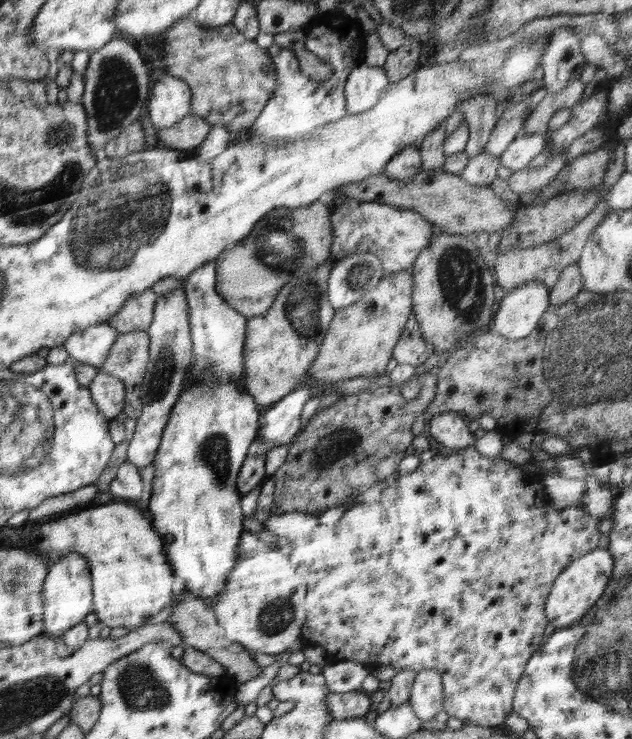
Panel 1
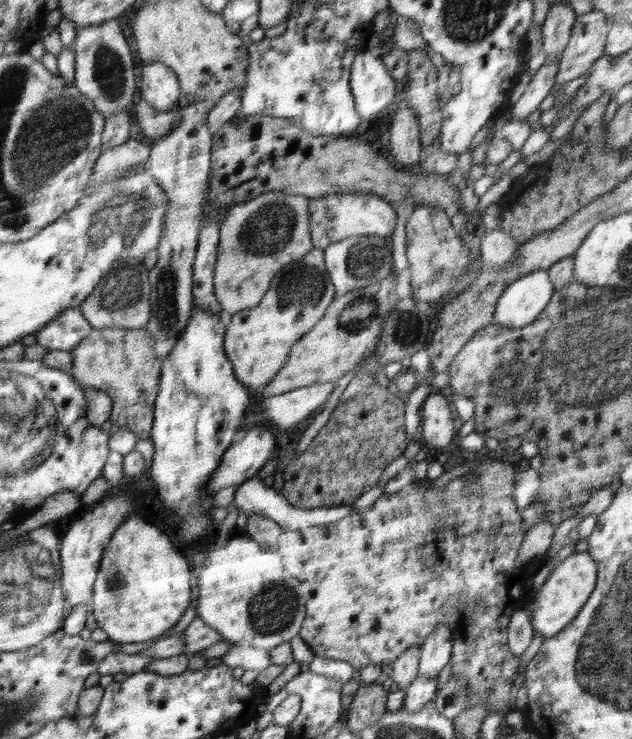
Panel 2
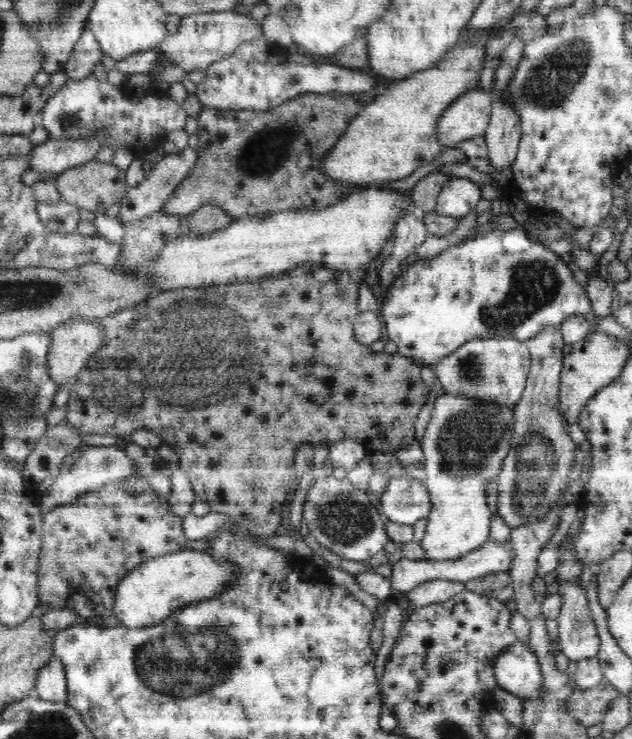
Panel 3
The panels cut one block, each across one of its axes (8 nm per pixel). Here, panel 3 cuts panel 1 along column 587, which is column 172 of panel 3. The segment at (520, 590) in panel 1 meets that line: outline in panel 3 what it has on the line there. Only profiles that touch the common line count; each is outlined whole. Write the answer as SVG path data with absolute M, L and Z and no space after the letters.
M85 492L74 503L54 508L43 516L43 541L38 561L38 602L51 608L70 608L80 618L95 618L114 614L114 600L119 583L138 566L156 556L166 556L186 549L188 538L182 527L183 518L173 514L168 506L134 504L128 508L112 508L100 504L104 492Z

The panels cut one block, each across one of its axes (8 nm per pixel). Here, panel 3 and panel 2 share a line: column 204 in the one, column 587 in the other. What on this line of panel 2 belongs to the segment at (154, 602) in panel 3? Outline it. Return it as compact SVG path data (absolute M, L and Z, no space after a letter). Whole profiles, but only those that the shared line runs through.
M588 551L573 552L565 560L559 562L544 585L535 592L536 595L530 607L533 630L541 634L544 639L558 634L574 620L574 617L586 604L588 597L596 587L597 580L598 566Z

